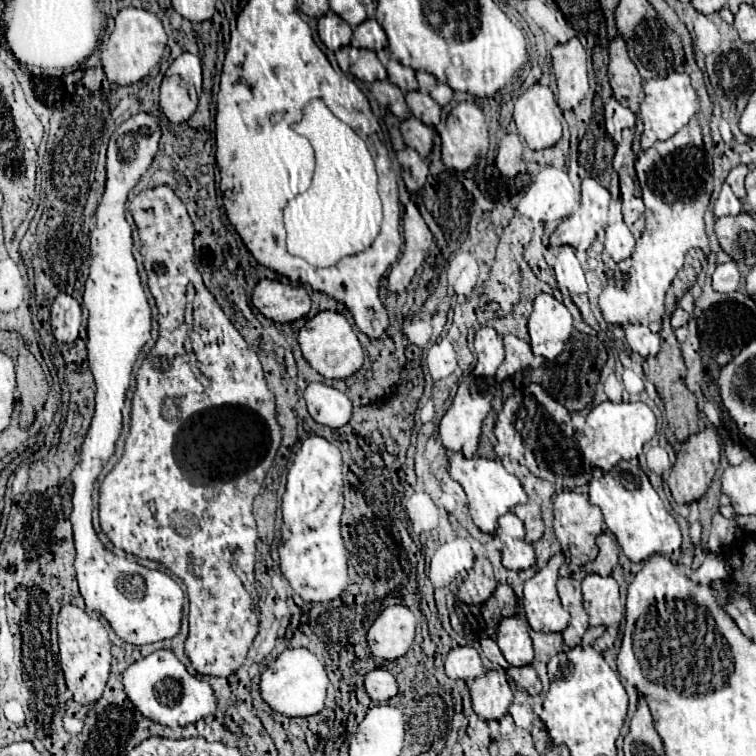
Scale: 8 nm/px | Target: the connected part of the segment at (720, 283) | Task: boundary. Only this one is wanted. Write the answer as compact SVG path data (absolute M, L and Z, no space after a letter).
M725 262L725 264L717 264L715 272L713 272L713 290L717 292L733 292L737 290L739 284L739 270L737 264Z

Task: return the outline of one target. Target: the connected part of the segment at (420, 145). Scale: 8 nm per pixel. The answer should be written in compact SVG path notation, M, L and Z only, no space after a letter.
M409 116L407 120L401 122L401 134L403 134L403 140L407 146L415 148L419 152L421 158L425 158L429 152L431 152L431 146L433 146L433 128L423 124L419 118L415 116Z

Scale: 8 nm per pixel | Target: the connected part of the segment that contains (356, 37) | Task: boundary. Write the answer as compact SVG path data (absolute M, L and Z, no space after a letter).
M365 20L353 30L351 46L355 48L369 48L369 50L381 50L387 46L387 34L379 26L377 20Z

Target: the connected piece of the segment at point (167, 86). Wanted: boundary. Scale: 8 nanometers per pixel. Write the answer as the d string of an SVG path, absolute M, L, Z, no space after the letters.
M183 52L163 76L159 106L169 122L181 124L191 118L202 92L202 66L195 54Z

